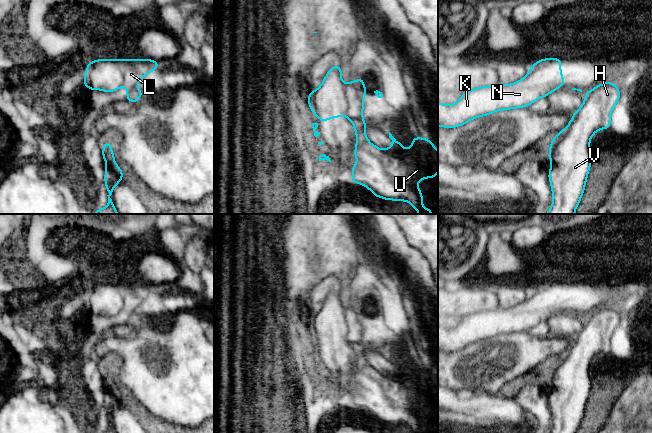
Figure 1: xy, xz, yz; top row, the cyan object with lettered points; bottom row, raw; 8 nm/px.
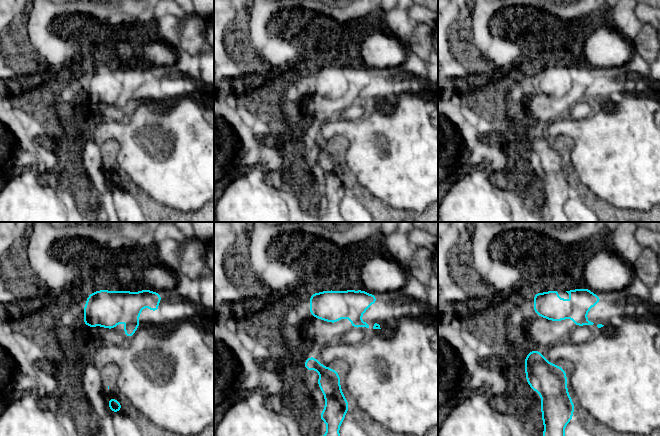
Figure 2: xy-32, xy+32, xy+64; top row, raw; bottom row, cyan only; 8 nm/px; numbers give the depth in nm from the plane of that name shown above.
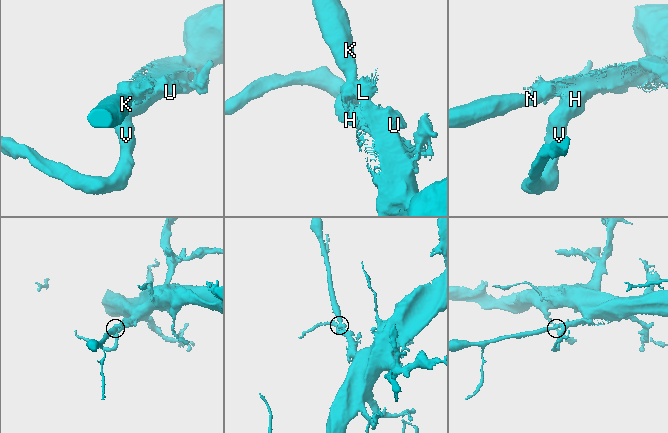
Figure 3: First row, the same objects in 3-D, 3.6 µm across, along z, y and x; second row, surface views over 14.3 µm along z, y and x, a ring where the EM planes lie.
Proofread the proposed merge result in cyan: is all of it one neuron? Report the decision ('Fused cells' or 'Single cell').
Fused cells

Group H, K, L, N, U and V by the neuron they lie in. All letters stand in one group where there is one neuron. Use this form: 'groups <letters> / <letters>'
groups H L U V / K N

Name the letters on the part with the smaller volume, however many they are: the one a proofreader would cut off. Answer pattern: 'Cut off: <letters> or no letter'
Cut off: K, N

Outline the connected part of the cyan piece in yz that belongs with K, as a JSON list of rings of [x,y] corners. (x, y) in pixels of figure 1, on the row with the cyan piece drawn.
[[[530,66],[528,74],[517,82],[473,88],[453,105],[438,103],[438,127],[455,128],[497,111],[528,107],[554,91],[552,75],[547,66]]]

